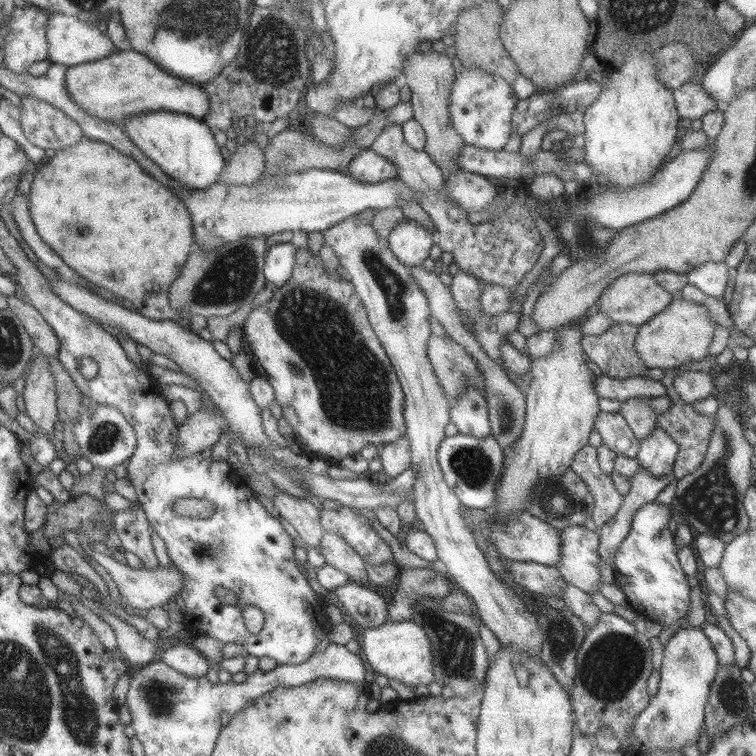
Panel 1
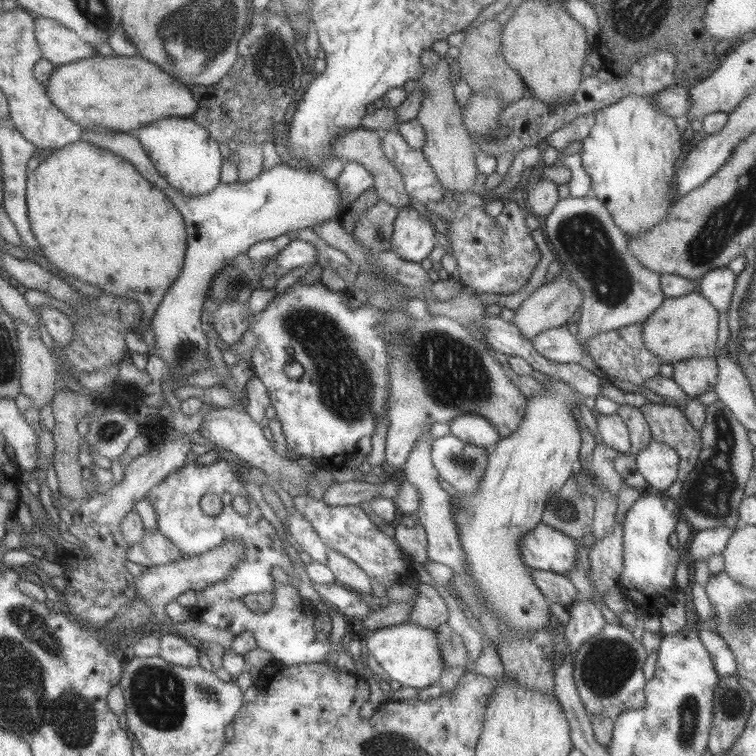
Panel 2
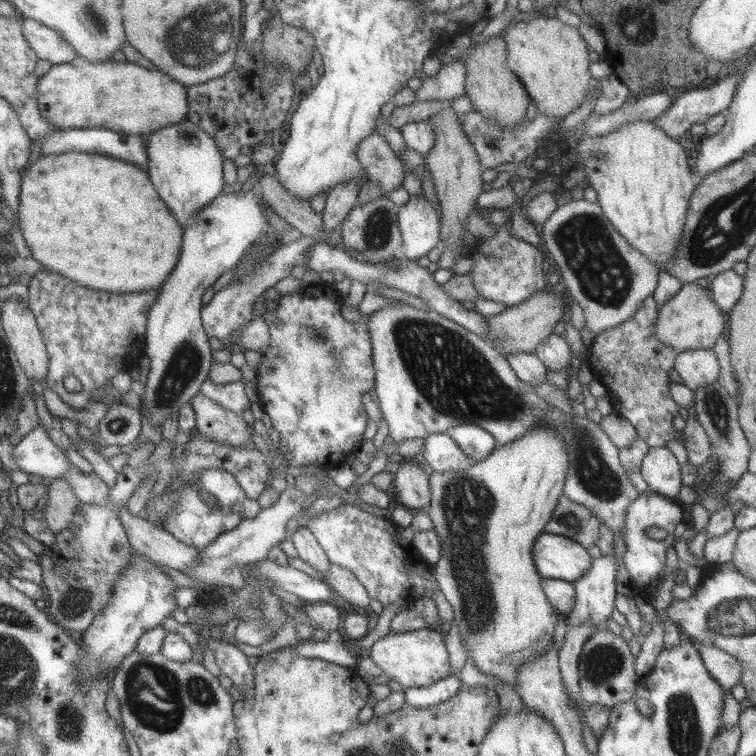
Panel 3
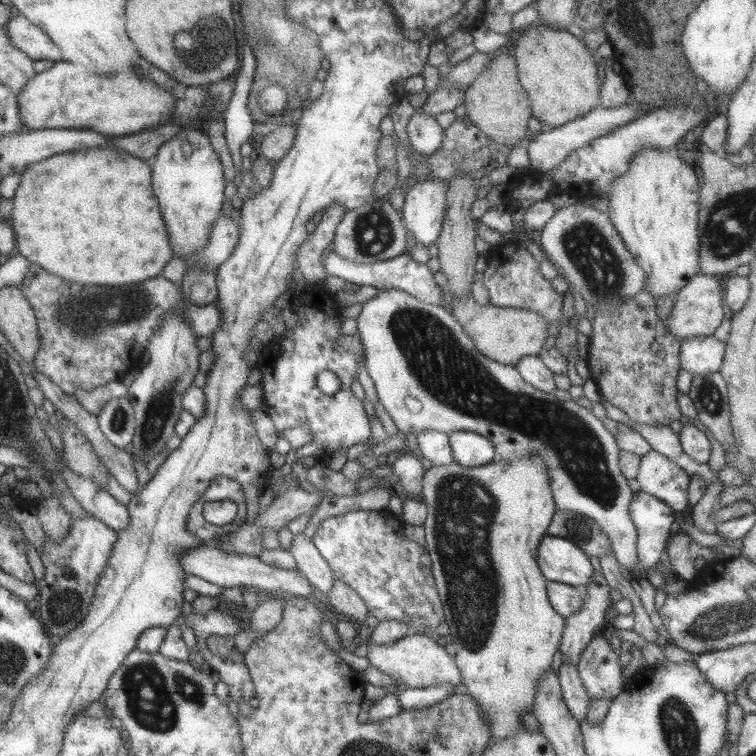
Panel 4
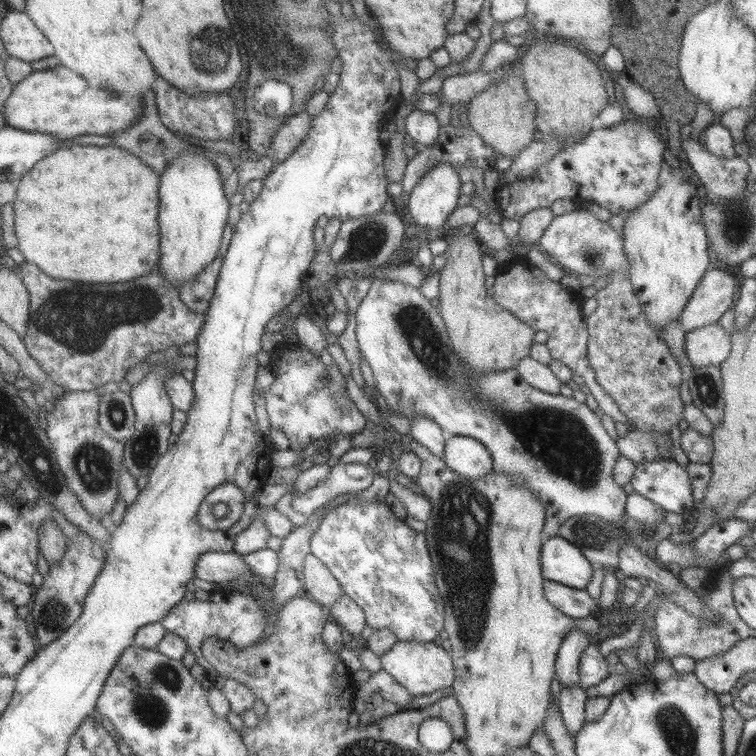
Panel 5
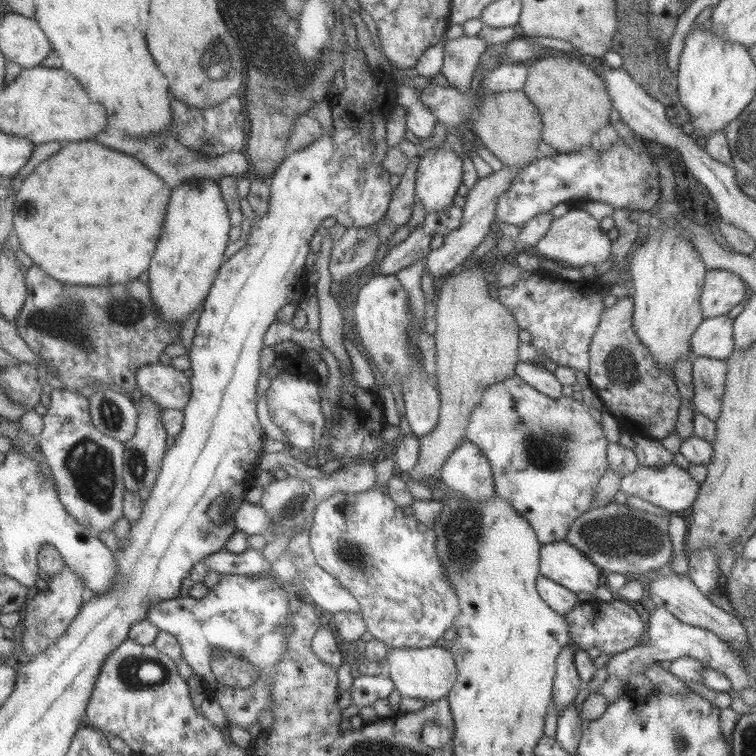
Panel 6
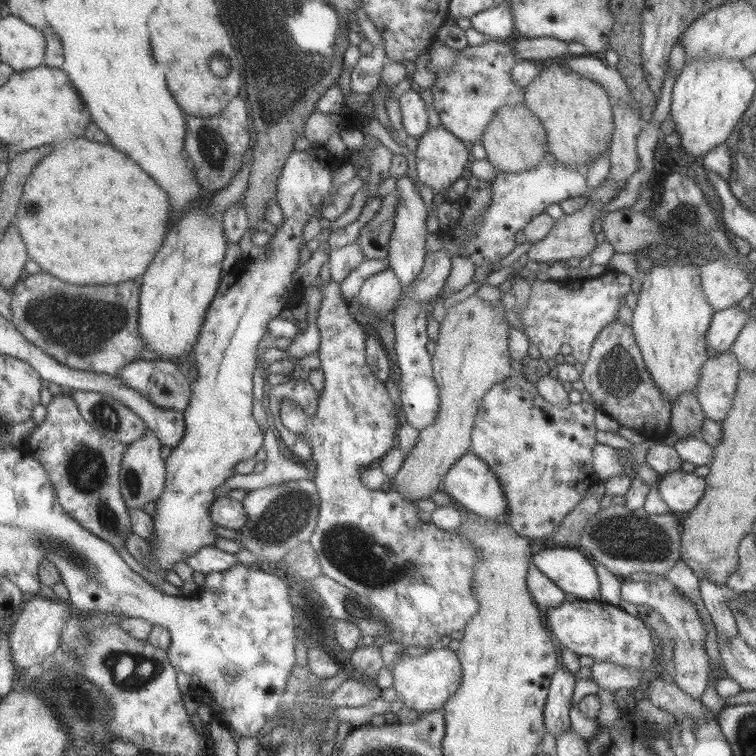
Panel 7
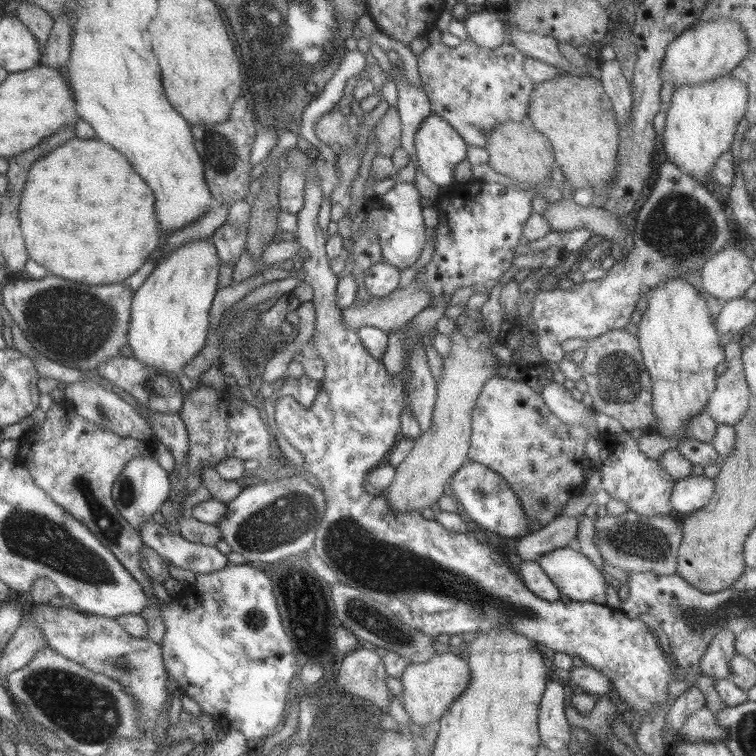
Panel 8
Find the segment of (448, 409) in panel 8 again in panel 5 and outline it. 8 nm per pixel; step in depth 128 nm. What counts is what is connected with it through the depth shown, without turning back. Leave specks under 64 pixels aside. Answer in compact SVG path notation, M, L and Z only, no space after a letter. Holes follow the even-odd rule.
M471 228L447 233L443 239L447 248L445 266L439 272L437 310L447 329L448 345L471 371L491 373L515 368L528 356L535 330L486 296L482 282L485 279L481 266L482 245Z

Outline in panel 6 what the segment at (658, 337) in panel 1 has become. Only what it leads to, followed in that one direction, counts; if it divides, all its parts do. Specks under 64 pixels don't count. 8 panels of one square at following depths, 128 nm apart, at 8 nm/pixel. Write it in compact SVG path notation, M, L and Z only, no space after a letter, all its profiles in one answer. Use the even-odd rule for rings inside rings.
M707 270L699 296L699 310L704 318L727 315L733 306L744 303L747 286L733 272Z

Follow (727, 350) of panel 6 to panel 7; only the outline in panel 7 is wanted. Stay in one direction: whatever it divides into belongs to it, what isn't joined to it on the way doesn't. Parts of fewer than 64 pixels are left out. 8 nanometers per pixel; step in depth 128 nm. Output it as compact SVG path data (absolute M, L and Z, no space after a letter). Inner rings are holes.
M739 305L714 312L706 332L708 348L714 348L719 353L729 349L733 342L735 342L735 337L739 334L739 331L743 328L743 325L747 322L749 317L750 313L745 312Z

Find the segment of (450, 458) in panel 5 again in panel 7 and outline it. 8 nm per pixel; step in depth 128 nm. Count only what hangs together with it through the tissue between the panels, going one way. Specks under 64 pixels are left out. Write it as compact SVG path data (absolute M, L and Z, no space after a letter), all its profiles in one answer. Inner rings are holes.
M471 452L465 453L453 463L453 466L443 476L443 486L451 500L459 504L468 511L471 511L480 520L487 522L505 522L503 515L507 513L507 501L495 476L495 473L479 457Z

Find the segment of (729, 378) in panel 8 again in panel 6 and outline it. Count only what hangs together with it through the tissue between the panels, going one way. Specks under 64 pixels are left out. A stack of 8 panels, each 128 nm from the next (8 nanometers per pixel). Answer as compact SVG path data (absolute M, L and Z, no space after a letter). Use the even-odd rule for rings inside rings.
M696 356L691 362L695 412L704 414L709 420L716 421L721 412L725 390L725 360L701 358Z

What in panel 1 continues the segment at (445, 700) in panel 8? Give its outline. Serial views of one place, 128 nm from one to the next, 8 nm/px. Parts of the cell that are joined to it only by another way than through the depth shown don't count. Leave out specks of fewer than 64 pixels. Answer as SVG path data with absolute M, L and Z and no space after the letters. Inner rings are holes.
M410 620L387 621L376 627L359 630L357 638L360 644L360 654L372 672L399 680L411 688L428 685L434 681L432 648L423 628L415 622Z

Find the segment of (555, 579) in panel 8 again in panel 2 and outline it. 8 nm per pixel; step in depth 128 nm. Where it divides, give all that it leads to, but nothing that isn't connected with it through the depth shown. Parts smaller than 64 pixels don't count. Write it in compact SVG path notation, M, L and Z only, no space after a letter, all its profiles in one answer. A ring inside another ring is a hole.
M540 522L520 540L520 553L529 569L567 576L577 564L578 546L570 536Z

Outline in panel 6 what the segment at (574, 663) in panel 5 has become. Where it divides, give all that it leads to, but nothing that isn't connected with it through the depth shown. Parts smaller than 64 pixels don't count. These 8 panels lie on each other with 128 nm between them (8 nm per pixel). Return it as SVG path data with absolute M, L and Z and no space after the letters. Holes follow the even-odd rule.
M569 643L561 649L556 658L556 673L552 682L551 701L555 706L557 716L573 702L575 695L583 686L579 680L573 662L573 653L577 650L576 646Z

